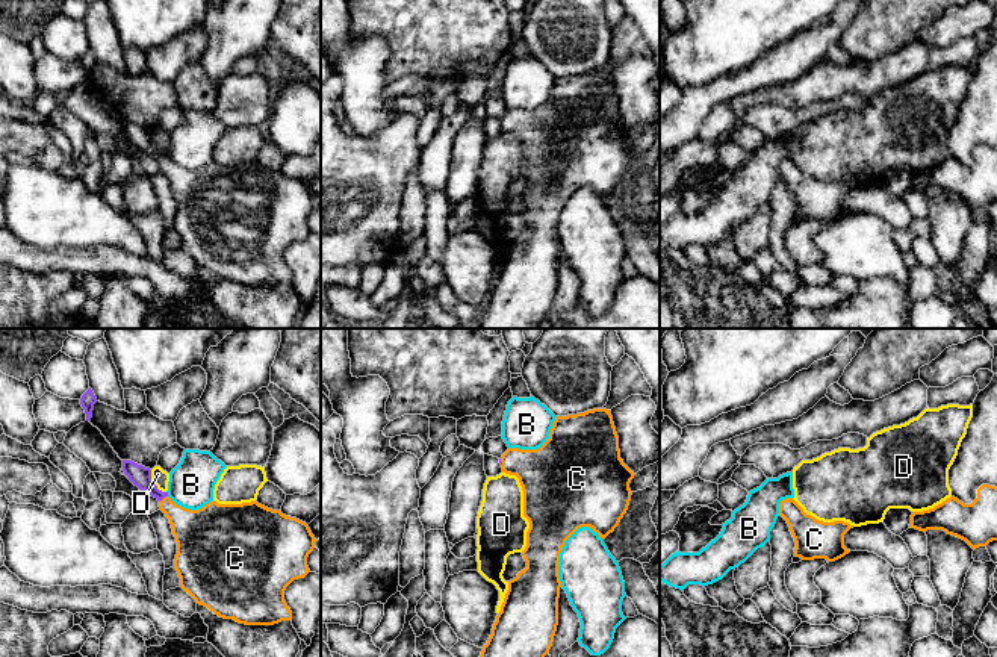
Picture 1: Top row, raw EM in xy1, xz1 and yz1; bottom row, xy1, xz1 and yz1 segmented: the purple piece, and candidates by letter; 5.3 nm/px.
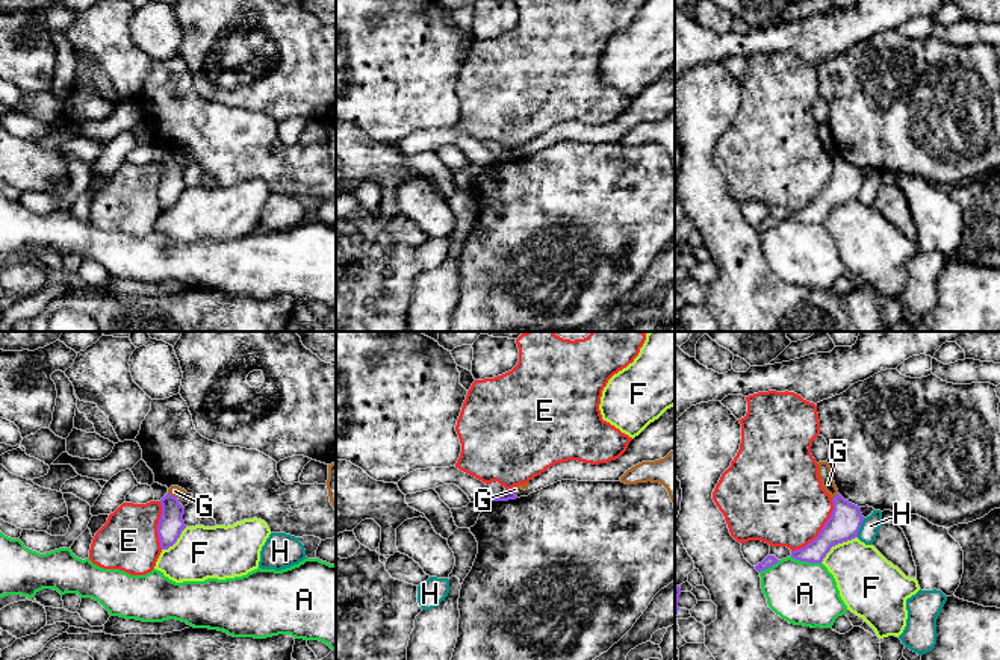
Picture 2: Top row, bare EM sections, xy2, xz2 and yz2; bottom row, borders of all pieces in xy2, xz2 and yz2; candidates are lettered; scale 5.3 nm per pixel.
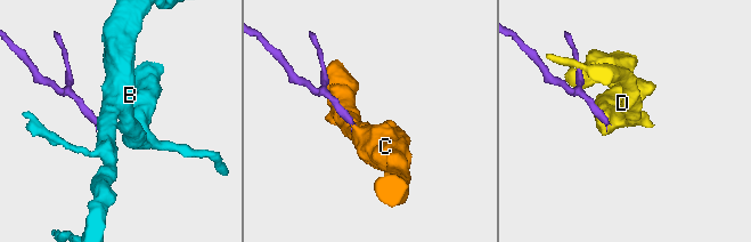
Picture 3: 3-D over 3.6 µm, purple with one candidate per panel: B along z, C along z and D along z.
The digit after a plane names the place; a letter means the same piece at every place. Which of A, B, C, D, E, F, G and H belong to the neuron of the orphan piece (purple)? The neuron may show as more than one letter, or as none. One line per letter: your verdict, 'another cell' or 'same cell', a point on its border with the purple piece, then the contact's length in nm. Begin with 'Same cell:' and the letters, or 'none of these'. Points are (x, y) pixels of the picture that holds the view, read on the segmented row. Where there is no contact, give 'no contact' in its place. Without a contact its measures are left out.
Same cell: C
A: another cell; contact yz2 (805, 560); length 170 nm
B: another cell; contact xy1 (167, 494); length 30 nm
C: same cell; contact xy1 (162, 498); length 60 nm
D: another cell; contact xy1 (153, 483); length 150 nm
E: another cell; contact yz2 (822, 530); length 360 nm
F: another cell; contact yz2 (837, 544); length 240 nm
G: another cell; contact xy2 (171, 495); length 60 nm
H: another cell; contact yz2 (860, 527); length 110 nm

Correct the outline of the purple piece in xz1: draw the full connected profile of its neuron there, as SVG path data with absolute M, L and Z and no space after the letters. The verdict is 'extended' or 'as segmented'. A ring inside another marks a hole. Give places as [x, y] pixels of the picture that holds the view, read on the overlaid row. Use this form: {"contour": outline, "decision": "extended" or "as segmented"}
{"contour": "M593 409L584 413L555 416L549 439L537 450L508 448L499 459L502 472L516 475L523 490L523 516L530 522L526 546L522 556L526 568L508 581L501 612L480 657L545 657L554 642L558 625L560 553L566 540L581 527L590 527L605 539L619 525L631 501L629 483L634 472L620 459L619 436L613 416L607 409Z", "decision": "extended"}

